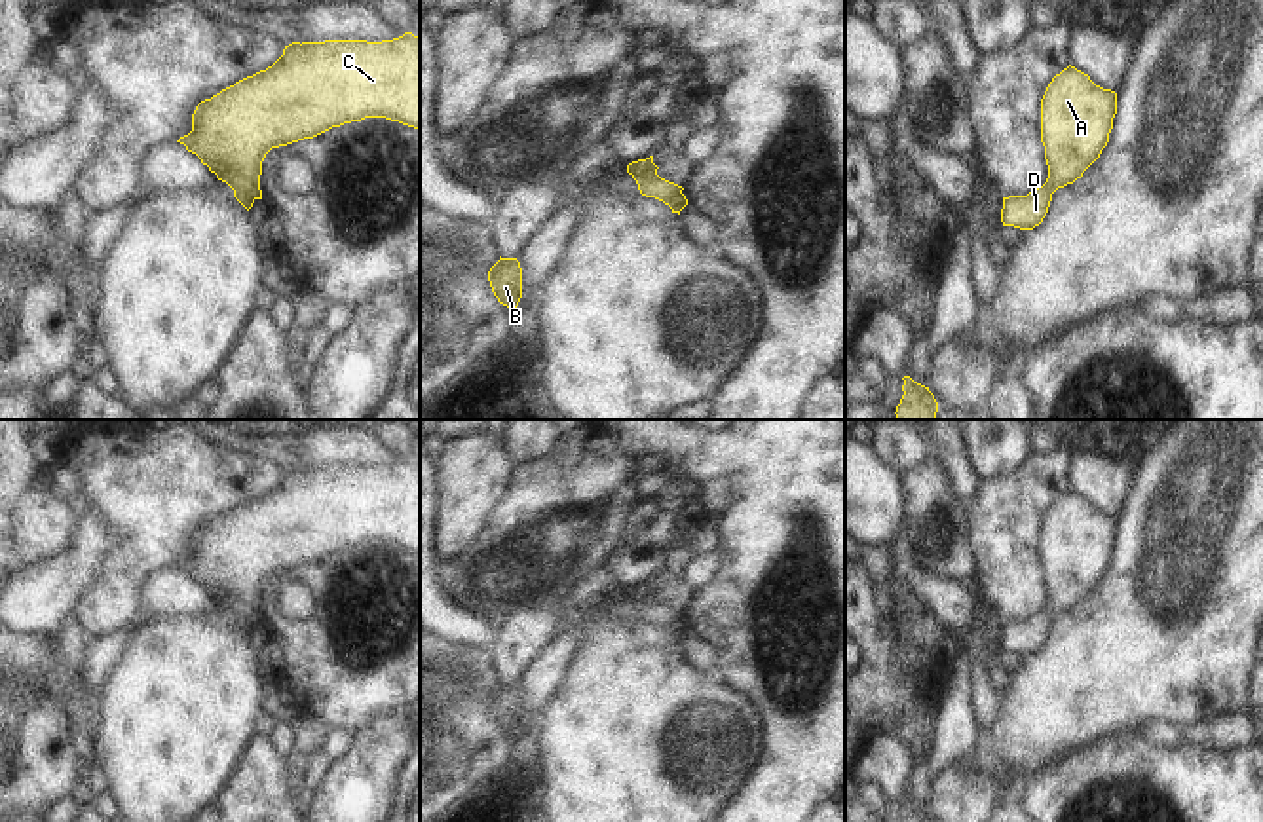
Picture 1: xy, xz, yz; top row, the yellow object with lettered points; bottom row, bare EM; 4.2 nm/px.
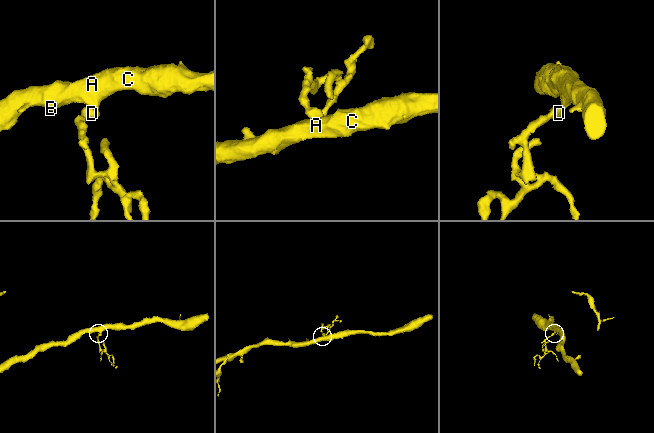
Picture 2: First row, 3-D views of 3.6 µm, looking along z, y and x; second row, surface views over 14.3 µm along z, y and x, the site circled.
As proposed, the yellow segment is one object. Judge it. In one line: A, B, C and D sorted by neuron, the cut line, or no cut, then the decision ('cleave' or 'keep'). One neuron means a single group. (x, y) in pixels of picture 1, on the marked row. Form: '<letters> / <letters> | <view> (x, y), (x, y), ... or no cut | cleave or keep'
A B C / D | xz (680, 192), (663, 202) | cleave

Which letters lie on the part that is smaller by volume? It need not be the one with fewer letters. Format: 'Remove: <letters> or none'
Remove: D

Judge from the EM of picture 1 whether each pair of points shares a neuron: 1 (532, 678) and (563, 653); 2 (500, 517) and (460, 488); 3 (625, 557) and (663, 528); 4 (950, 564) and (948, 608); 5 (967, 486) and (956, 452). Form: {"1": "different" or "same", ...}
{"1": "same", "2": "different", "3": "same", "4": "different", "5": "same"}

